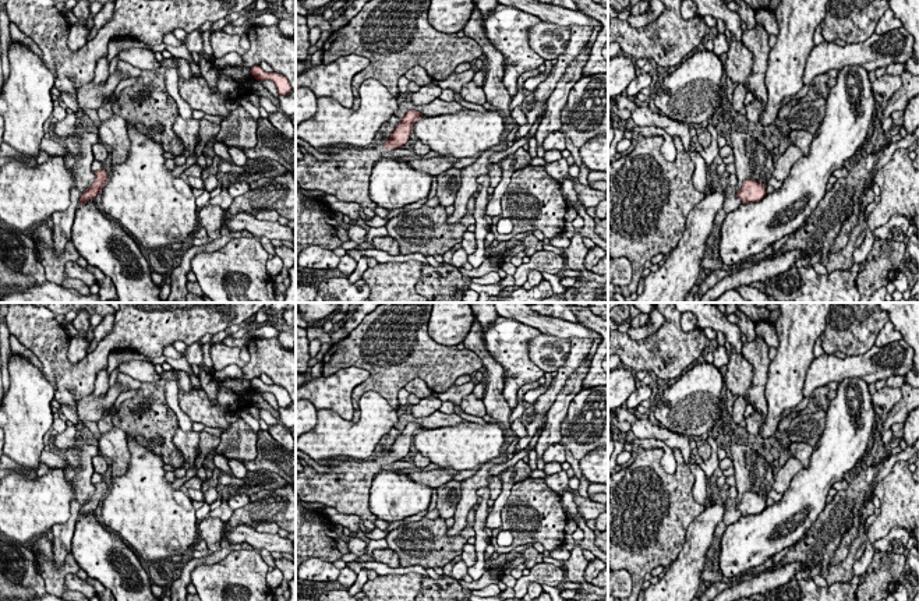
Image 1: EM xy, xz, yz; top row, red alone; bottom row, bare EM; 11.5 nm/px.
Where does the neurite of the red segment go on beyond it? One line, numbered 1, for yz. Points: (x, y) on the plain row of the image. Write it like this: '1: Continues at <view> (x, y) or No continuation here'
1: No continuation here

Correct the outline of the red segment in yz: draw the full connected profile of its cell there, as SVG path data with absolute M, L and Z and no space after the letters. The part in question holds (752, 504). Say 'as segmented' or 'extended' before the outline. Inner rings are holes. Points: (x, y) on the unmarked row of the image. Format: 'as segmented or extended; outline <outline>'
as segmented; outline M747 491L745 492L742 501L736 503L742 516L759 515L766 509L766 498L760 496L756 492Z

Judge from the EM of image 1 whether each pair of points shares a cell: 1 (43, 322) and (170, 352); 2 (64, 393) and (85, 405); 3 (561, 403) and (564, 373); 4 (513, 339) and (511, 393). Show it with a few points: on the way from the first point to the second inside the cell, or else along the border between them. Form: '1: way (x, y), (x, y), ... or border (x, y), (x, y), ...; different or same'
1: border (172, 343), (162, 354); different
2: border (85, 396), (76, 405); different
3: border (580, 361), (580, 366), (568, 379), (547, 413); different
4: way (513, 353), (519, 368), (516, 379); same

